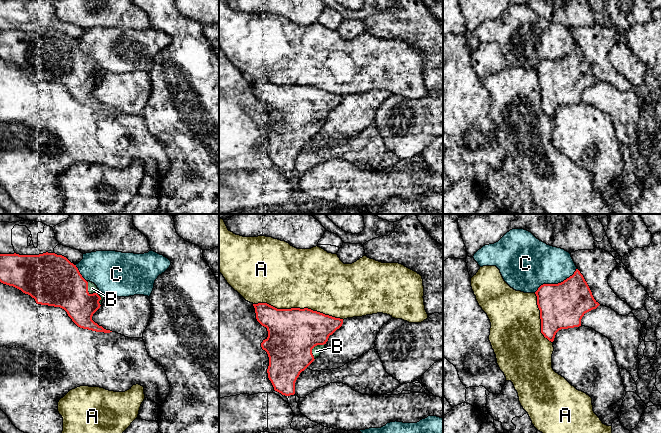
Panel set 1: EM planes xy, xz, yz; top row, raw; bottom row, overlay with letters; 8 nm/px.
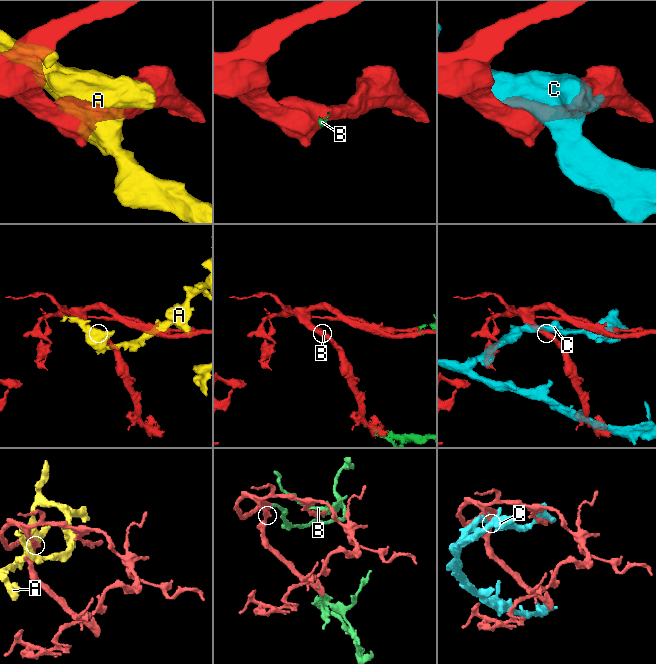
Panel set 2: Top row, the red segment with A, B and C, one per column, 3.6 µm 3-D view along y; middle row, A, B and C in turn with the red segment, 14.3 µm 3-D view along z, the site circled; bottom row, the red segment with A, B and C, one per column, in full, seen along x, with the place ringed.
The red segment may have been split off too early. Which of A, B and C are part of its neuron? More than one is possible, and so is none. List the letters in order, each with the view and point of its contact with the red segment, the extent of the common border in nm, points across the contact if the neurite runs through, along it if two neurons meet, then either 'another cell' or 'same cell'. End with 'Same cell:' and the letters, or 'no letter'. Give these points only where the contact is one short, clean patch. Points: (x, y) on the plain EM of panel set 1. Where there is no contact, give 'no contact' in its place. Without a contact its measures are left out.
A: xz (298, 84) | 750 nm | another cell
B: xy (93, 69) | 240 nm | same cell
C: yz (556, 60) | 400 nm | another cell
Same cell: B

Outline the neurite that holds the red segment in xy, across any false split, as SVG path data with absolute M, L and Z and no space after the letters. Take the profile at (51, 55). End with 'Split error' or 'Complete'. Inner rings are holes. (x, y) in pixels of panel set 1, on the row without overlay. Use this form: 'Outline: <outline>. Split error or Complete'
Outline: M48 28L39 31L0 30L0 58L30 71L37 80L64 85L80 104L96 108L112 108L92 96L105 71L94 59L86 57L76 41L62 31Z. Split error

